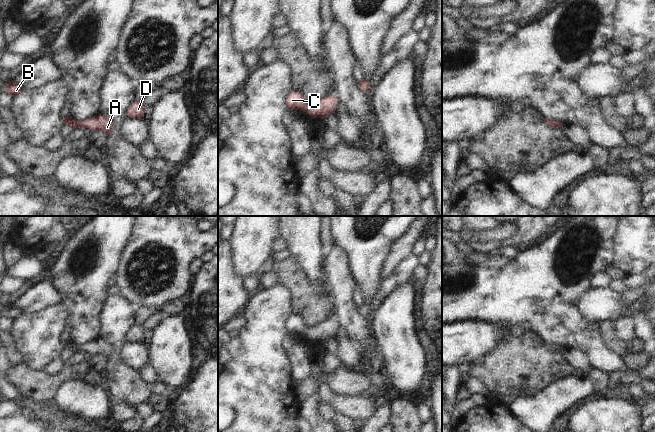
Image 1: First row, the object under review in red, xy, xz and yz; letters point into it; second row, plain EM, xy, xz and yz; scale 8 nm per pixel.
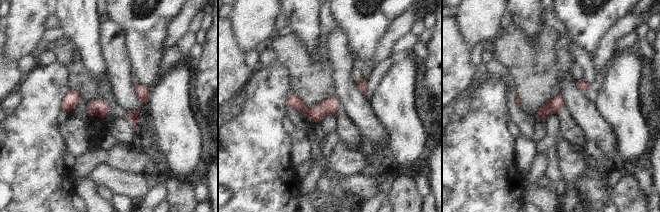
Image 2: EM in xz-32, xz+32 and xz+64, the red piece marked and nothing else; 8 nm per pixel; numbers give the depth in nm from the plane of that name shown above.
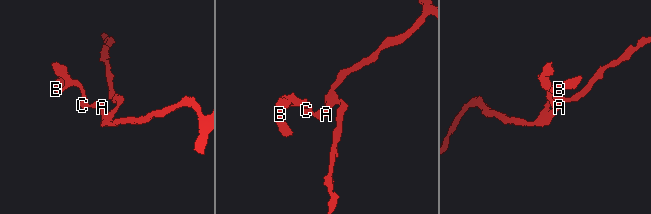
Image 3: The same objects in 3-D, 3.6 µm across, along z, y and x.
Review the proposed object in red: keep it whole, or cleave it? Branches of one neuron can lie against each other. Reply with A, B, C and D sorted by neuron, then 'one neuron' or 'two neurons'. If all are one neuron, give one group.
groups A B C D; one neuron

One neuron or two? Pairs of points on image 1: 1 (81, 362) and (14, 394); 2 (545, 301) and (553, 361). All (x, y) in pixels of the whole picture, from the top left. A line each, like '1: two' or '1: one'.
1: two
2: two

